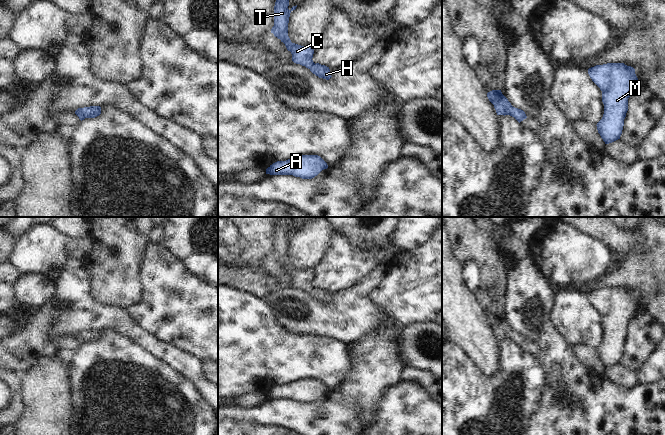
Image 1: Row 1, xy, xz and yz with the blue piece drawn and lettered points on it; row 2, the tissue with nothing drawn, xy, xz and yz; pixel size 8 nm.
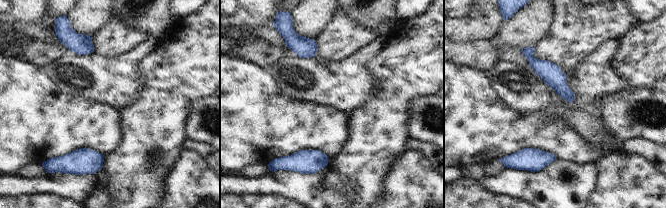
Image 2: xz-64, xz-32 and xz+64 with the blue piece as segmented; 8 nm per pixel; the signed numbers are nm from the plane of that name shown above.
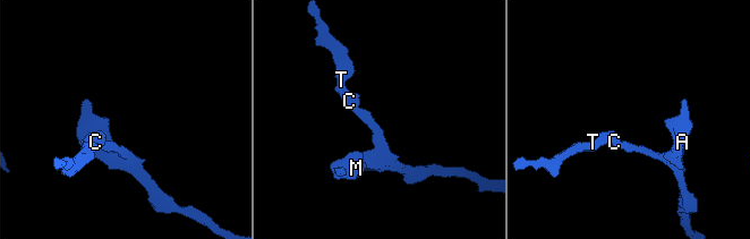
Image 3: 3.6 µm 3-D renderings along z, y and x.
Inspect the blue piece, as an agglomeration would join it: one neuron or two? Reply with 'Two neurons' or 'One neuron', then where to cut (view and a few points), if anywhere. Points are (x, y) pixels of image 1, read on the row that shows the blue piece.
One neuron. No split

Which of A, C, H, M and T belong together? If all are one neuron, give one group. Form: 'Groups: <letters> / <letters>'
Groups: A C H M T

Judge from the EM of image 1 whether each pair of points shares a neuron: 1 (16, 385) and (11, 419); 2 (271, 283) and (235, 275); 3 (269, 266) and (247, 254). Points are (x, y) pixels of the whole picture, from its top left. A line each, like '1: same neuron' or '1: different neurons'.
1: same neuron
2: same neuron
3: different neurons

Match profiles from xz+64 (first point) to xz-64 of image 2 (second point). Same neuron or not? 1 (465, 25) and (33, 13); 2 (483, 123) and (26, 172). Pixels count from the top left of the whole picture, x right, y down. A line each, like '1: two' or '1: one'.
1: one
2: two

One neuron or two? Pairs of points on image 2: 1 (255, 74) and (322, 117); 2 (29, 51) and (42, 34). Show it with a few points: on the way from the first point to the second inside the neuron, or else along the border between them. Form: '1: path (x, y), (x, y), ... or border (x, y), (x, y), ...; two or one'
1: path (269, 92), (294, 117), (304, 117); one
2: border (33, 38), (48, 43), (59, 41); two

